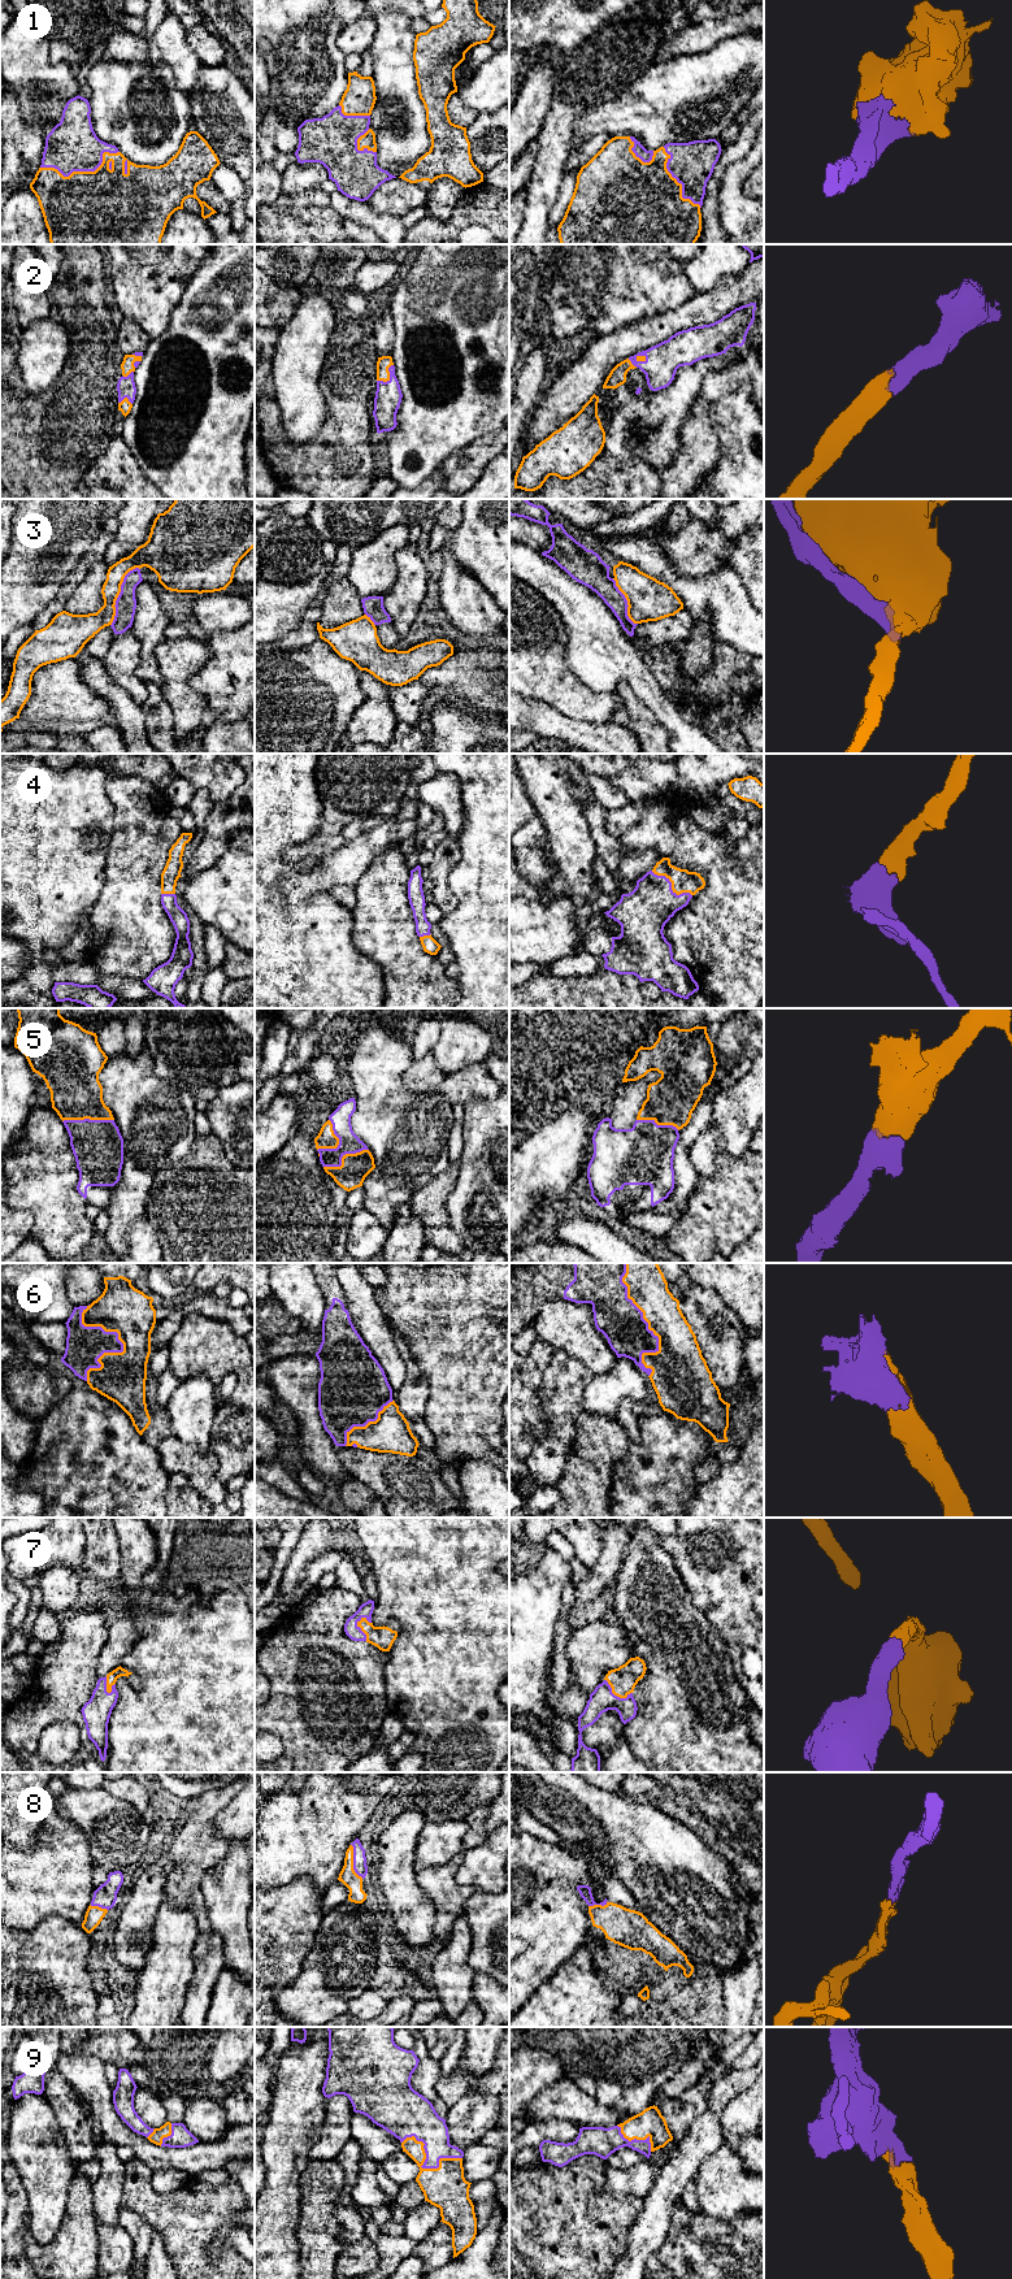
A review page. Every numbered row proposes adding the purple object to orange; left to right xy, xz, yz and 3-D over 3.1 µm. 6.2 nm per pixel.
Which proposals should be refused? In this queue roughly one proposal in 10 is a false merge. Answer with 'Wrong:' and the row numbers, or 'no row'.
Wrong: 3

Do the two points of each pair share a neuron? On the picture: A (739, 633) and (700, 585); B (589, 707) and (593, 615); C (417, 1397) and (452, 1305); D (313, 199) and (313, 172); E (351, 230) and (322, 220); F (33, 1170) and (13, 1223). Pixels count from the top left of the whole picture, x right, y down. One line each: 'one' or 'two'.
A: one
B: two
C: two
D: two
E: two
F: two

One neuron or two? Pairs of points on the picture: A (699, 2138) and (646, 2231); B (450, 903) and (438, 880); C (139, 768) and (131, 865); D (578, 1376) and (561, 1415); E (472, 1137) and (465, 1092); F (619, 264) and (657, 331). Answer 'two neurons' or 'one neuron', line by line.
A: one neuron
B: one neuron
C: two neurons
D: one neuron
E: two neurons
F: two neurons

